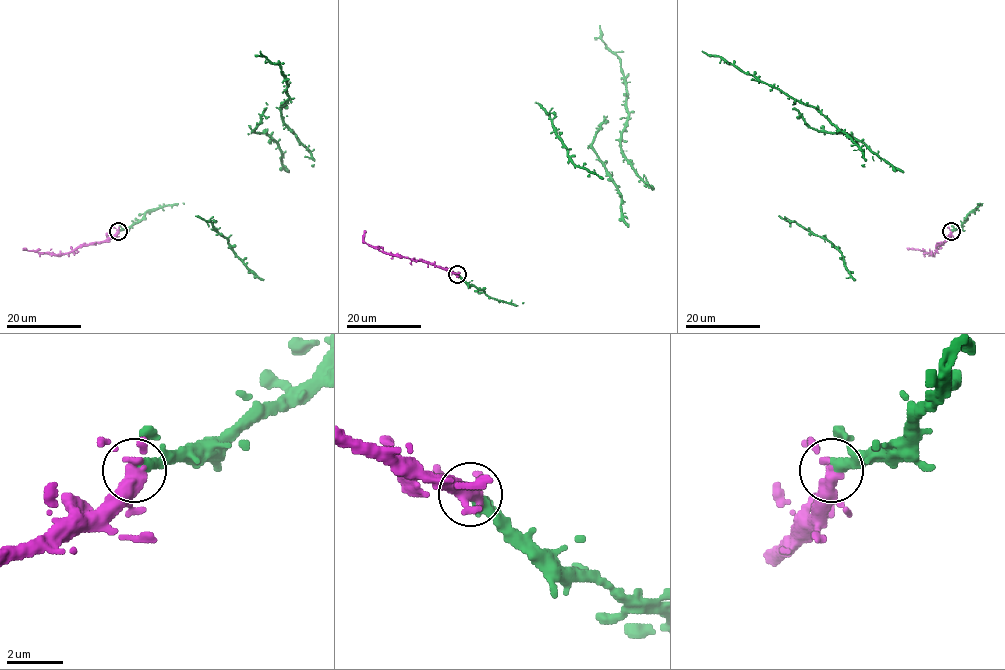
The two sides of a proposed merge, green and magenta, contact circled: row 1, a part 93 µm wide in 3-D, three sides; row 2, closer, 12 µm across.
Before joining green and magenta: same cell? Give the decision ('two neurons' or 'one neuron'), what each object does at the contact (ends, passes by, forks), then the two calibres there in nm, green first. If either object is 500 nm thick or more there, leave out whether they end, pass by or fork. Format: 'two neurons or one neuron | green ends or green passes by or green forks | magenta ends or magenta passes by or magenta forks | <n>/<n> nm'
one neuron | green ends | magenta forks | 400/320 nm

